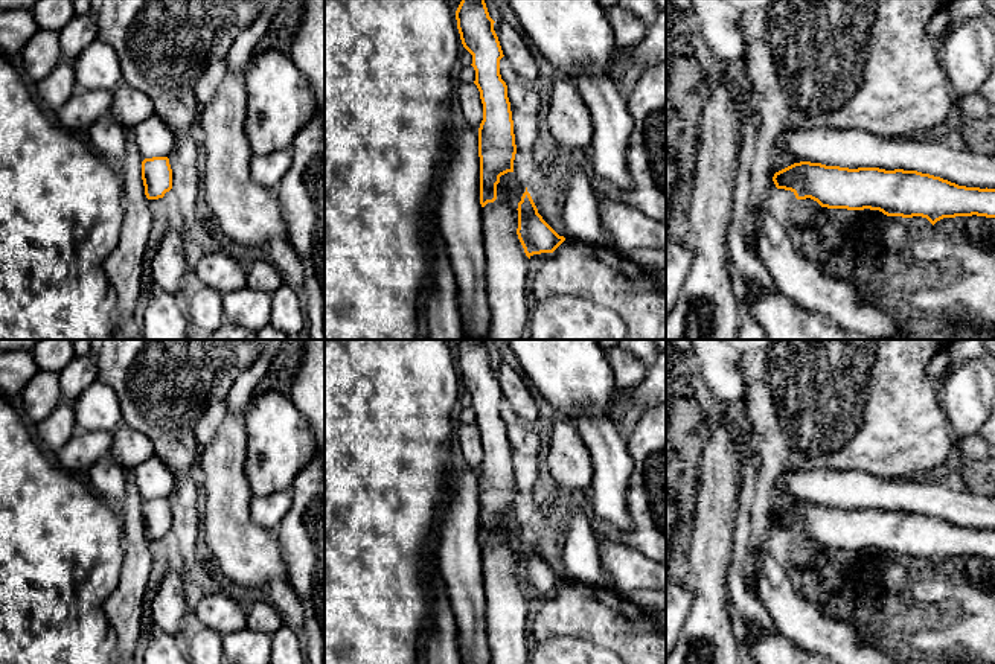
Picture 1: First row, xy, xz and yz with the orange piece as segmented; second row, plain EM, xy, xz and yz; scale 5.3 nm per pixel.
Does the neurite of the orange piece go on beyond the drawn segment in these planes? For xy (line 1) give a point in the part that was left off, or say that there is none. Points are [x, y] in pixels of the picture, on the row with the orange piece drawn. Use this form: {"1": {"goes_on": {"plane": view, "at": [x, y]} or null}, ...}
{"1": {"goes_on": null}}

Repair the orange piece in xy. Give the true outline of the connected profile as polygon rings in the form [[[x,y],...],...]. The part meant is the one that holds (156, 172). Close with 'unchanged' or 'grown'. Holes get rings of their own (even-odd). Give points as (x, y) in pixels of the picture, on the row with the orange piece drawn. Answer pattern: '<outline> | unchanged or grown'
[[[152,157],[142,161],[142,180],[148,200],[163,198],[172,189],[172,169],[168,157]]] | unchanged

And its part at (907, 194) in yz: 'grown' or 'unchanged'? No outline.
unchanged

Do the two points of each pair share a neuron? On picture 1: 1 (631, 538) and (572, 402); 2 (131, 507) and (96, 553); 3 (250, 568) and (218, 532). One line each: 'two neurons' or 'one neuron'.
1: two neurons
2: two neurons
3: one neuron

